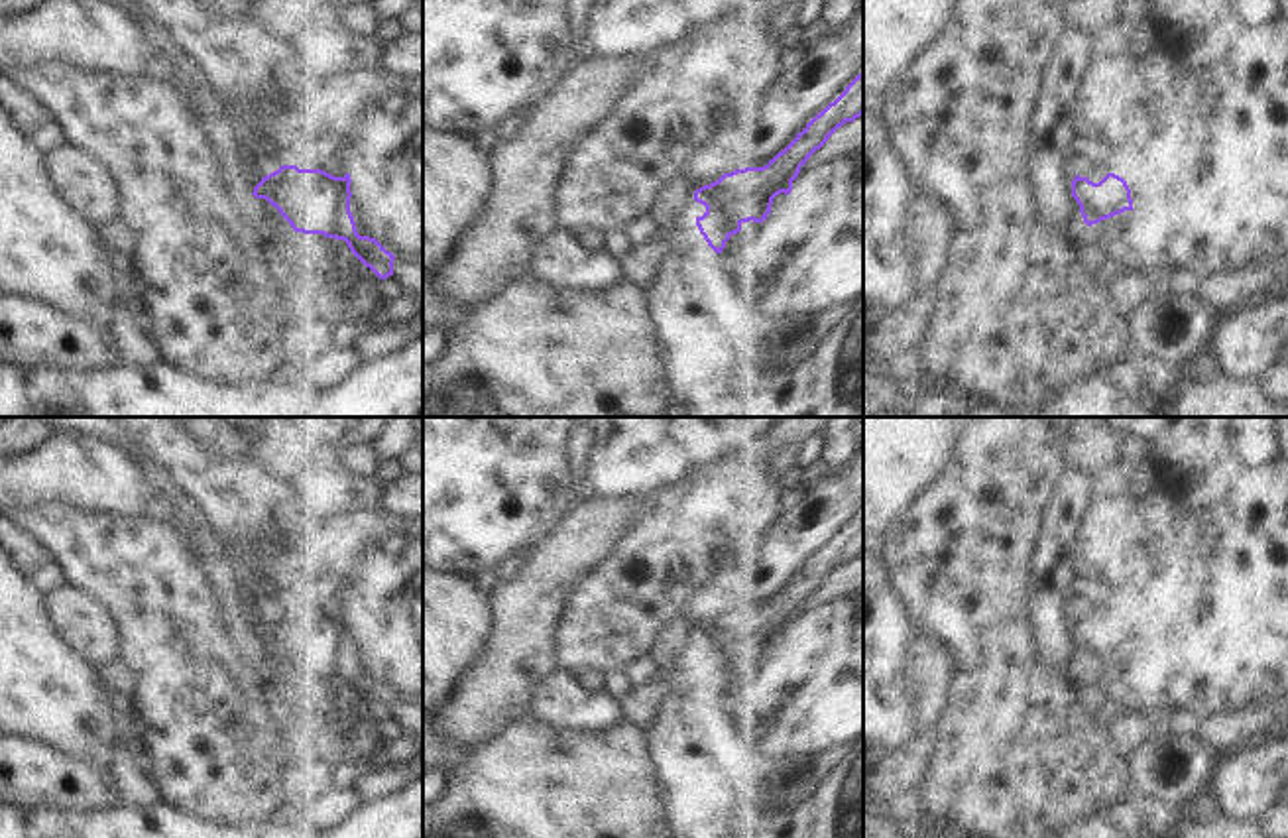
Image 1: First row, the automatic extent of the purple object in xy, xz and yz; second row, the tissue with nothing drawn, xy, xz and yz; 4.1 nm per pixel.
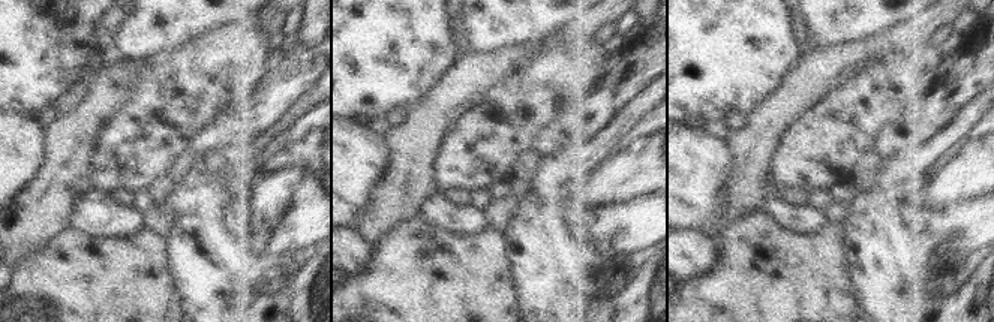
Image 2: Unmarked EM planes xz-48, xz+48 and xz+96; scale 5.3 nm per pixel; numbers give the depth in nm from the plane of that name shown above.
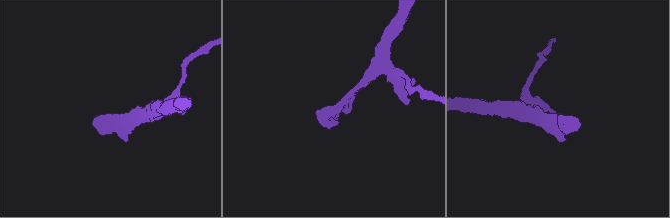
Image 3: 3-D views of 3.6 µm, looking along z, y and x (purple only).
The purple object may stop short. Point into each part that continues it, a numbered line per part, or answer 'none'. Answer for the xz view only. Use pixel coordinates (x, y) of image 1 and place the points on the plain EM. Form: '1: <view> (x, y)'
1: xz (681, 677)

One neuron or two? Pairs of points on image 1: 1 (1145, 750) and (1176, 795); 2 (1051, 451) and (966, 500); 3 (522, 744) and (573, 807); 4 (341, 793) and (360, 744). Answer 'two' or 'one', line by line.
1: one
2: one
3: one
4: two

